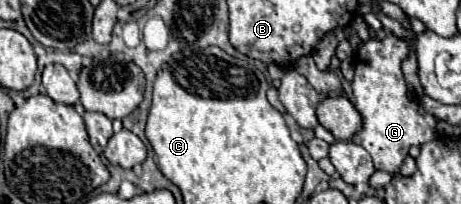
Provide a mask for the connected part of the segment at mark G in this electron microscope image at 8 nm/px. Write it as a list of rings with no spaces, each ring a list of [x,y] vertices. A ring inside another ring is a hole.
[[[372,37],[358,51],[356,75],[352,81],[352,91],[356,97],[354,105],[364,119],[364,129],[358,131],[352,137],[352,141],[356,145],[362,145],[370,153],[374,169],[386,171],[390,175],[396,175],[400,171],[400,165],[412,145],[420,147],[436,137],[436,119],[420,115],[418,99],[406,87],[400,69],[402,59],[406,57],[408,57],[408,47],[404,41],[394,37],[378,41],[376,37]]]

